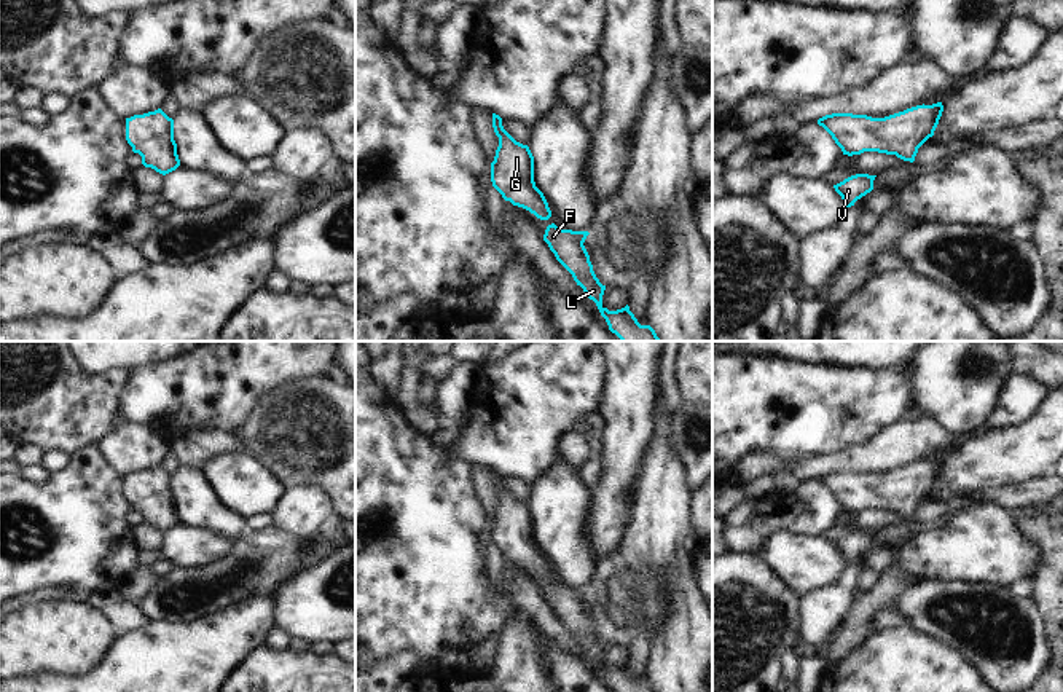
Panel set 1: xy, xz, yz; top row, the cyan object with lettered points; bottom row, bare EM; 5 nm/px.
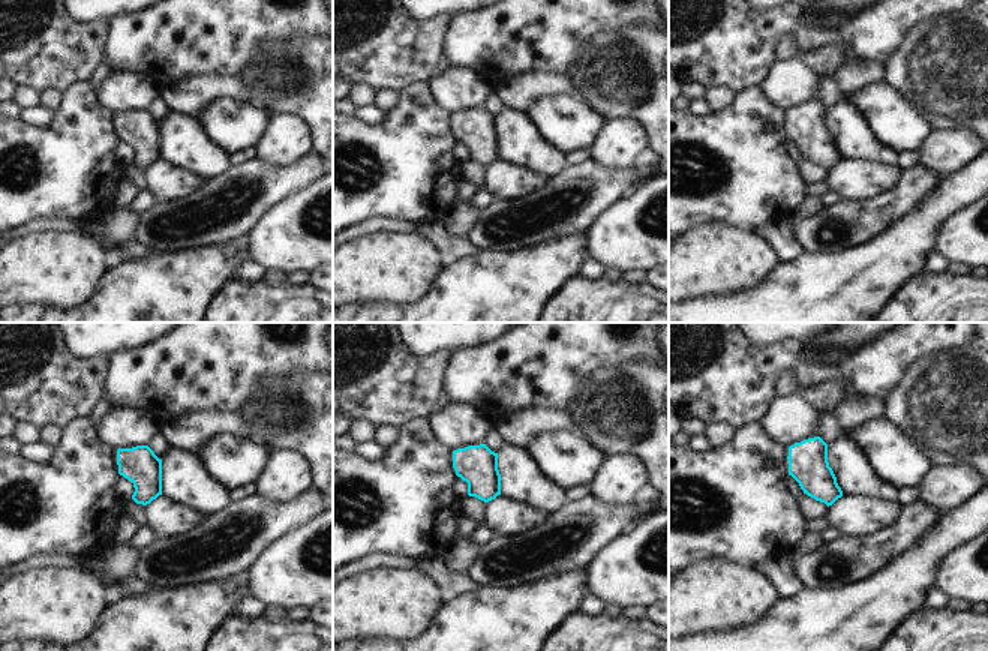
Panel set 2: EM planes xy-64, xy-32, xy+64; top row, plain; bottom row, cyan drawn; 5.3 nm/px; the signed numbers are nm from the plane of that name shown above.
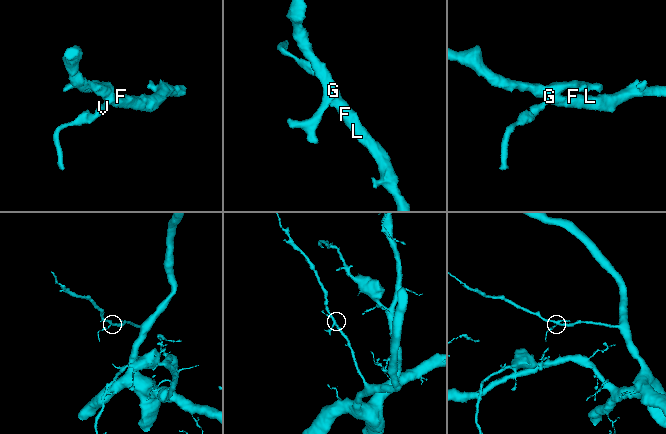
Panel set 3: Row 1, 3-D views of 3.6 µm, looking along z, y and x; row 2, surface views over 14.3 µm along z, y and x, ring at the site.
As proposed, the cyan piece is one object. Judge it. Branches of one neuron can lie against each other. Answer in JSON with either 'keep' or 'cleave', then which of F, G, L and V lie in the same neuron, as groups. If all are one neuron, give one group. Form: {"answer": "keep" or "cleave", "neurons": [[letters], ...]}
{"answer": "keep", "neurons": [["F", "G", "L", "V"]]}

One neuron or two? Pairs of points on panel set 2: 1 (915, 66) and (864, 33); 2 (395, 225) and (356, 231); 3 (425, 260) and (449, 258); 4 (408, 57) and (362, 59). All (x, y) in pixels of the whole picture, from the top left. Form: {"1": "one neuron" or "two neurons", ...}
{"1": "two neurons", "2": "one neuron", "3": "two neurons", "4": "one neuron"}

